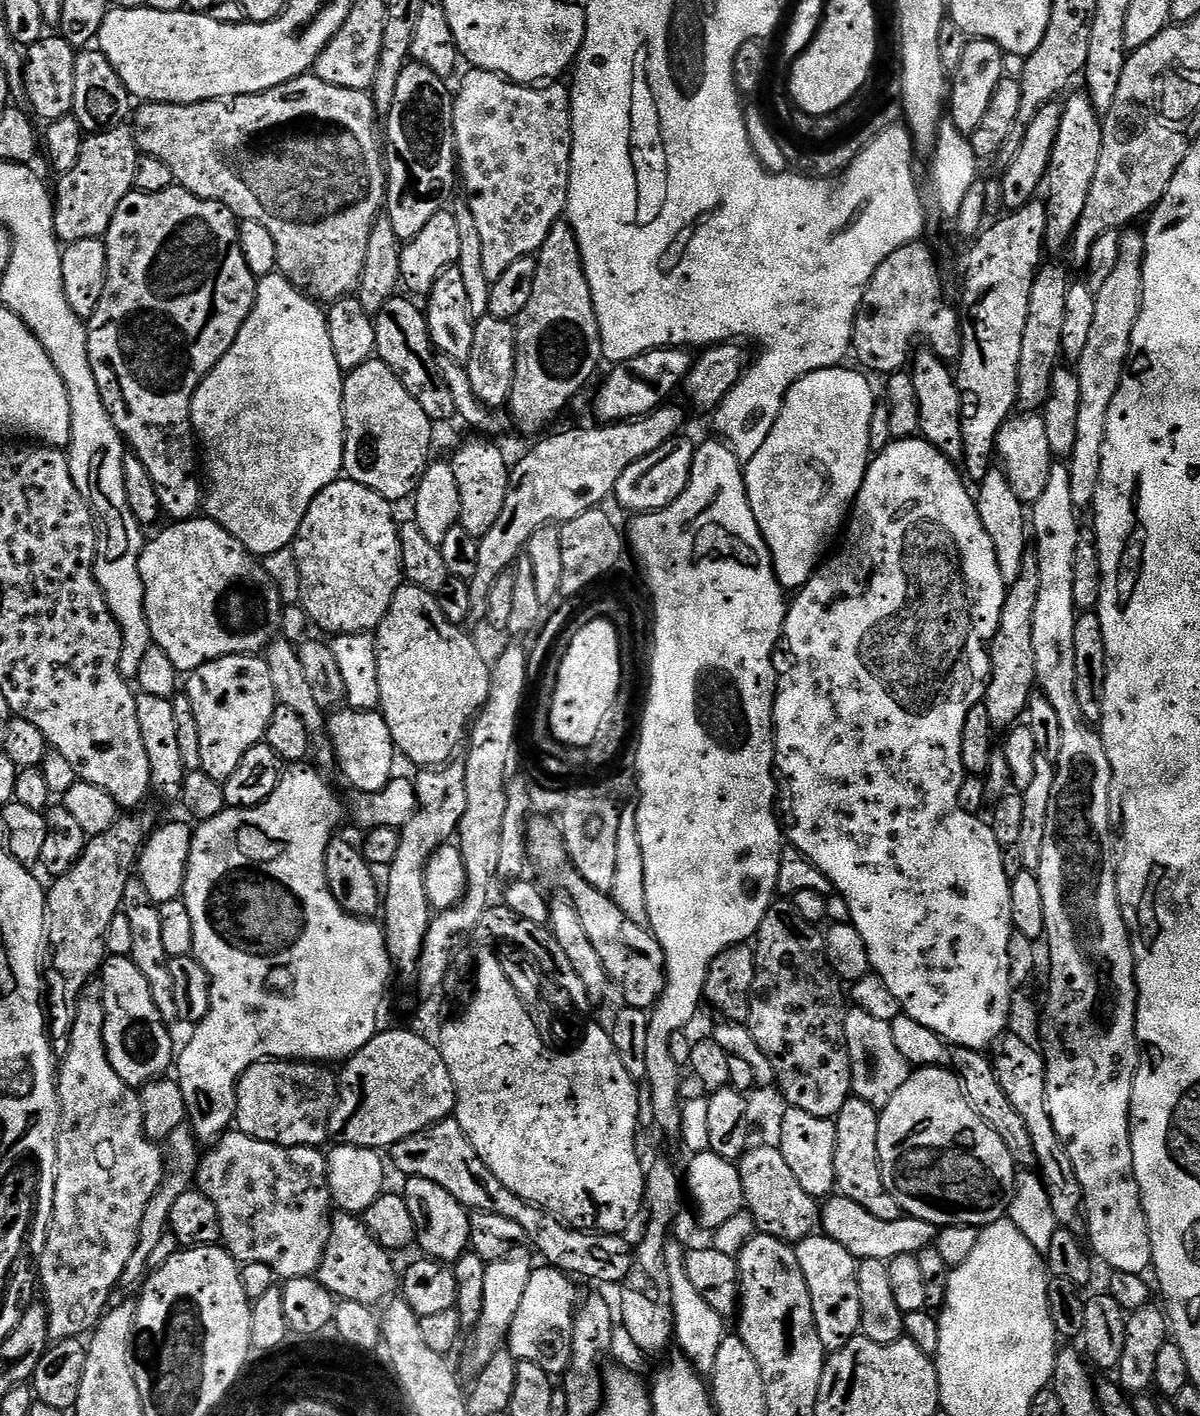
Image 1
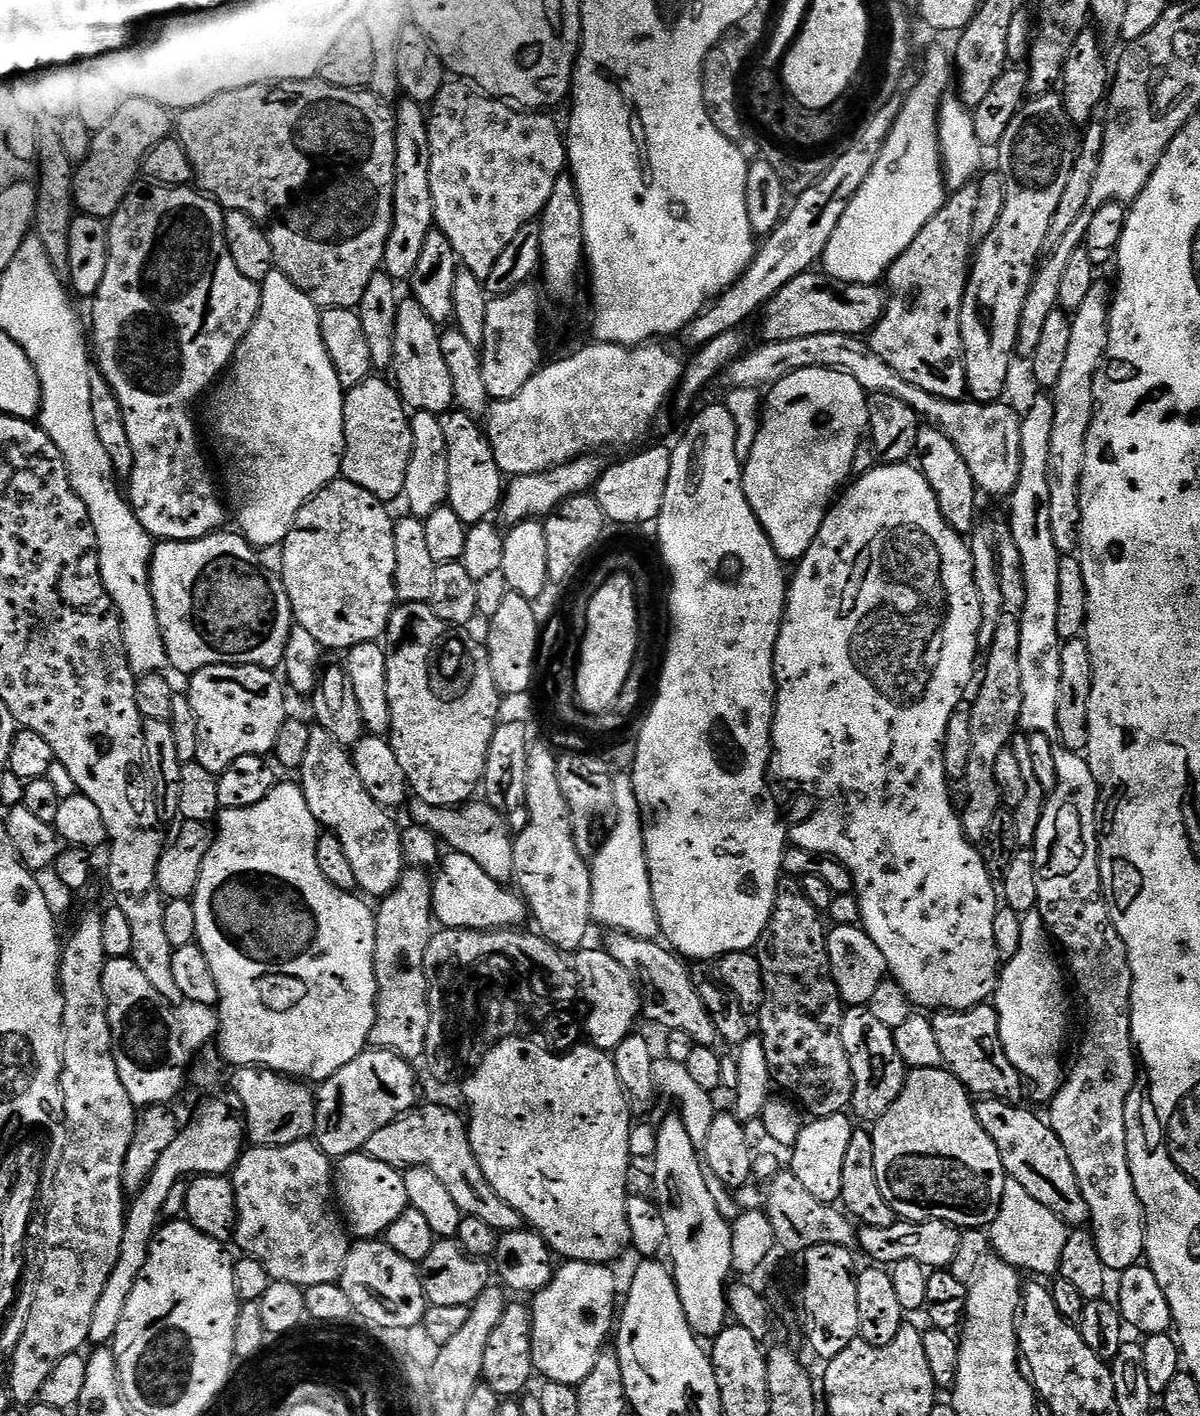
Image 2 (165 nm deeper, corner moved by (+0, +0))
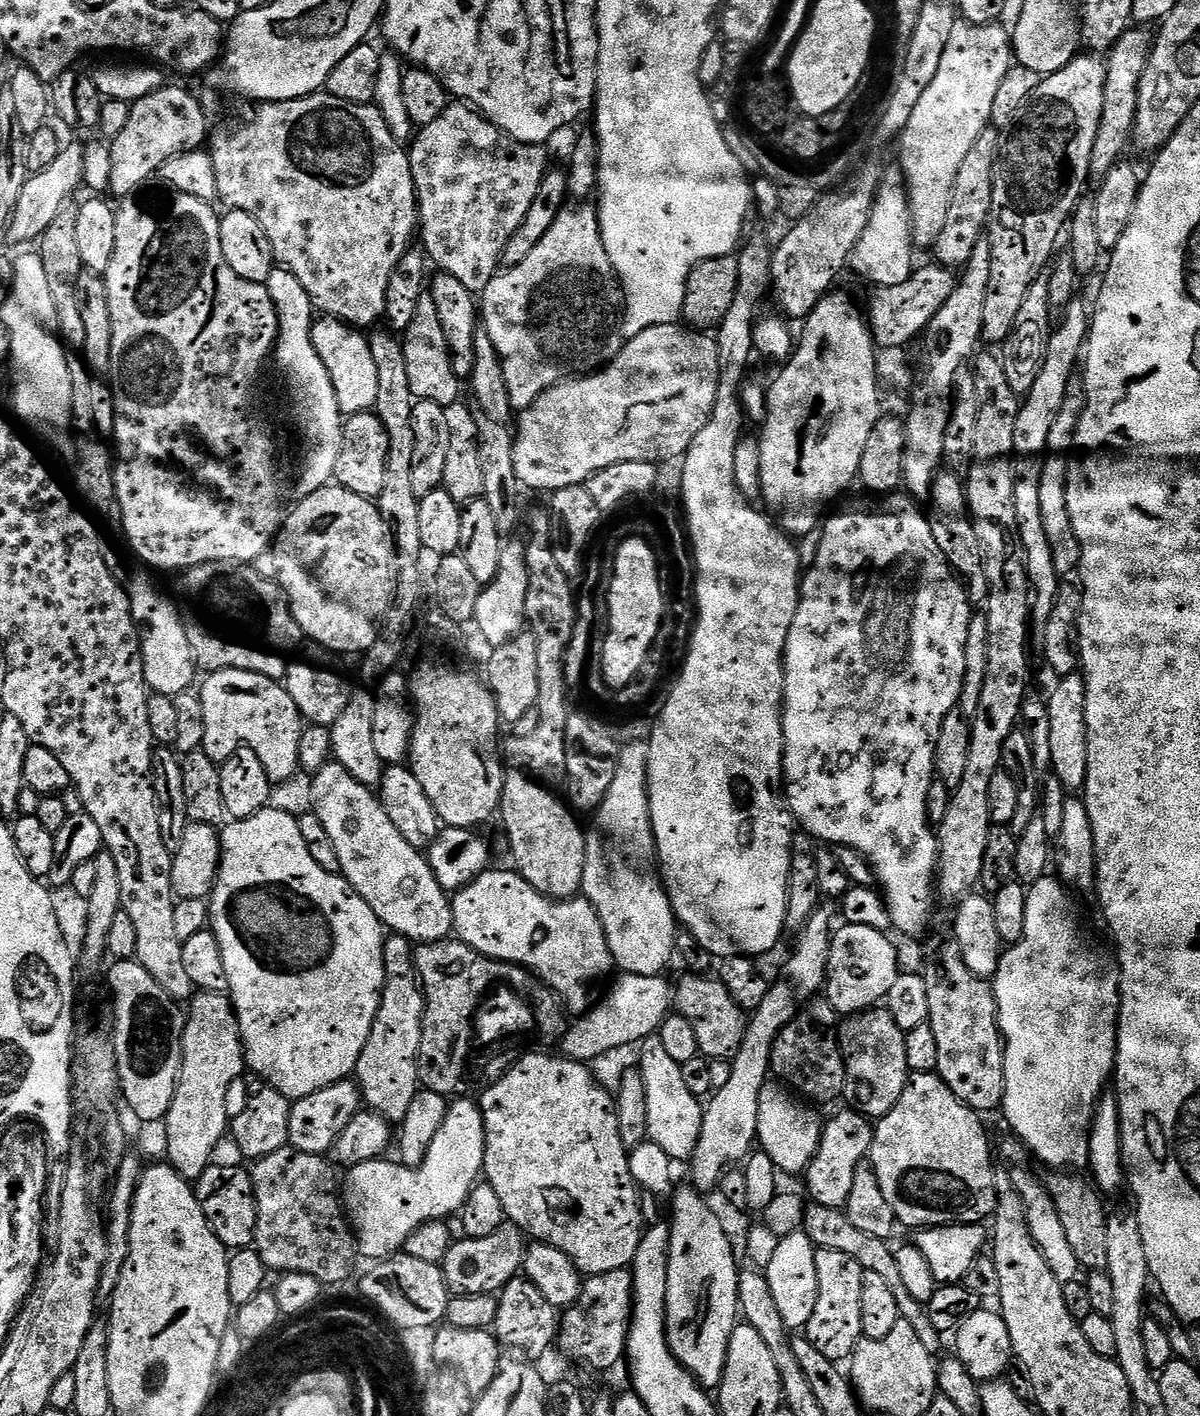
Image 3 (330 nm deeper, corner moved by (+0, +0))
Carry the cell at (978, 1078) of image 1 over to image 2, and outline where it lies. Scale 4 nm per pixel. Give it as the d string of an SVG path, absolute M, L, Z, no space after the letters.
M988 1098L975 1101L976 1117L982 1130L986 1130L986 1134L990 1134L990 1138L998 1146L1005 1173L1011 1180L1018 1182L1018 1186L1022 1186L1022 1190L1026 1190L1030 1198L1042 1202L1042 1206L1049 1208L1065 1224L1087 1225L1090 1220L1088 1203L1074 1166L1066 1154L1066 1146L1062 1146L1052 1125L1047 1119L1040 1117L1039 1120L1034 1113L1027 1112L1024 1108L1011 1108L1000 1100L984 1099Z

